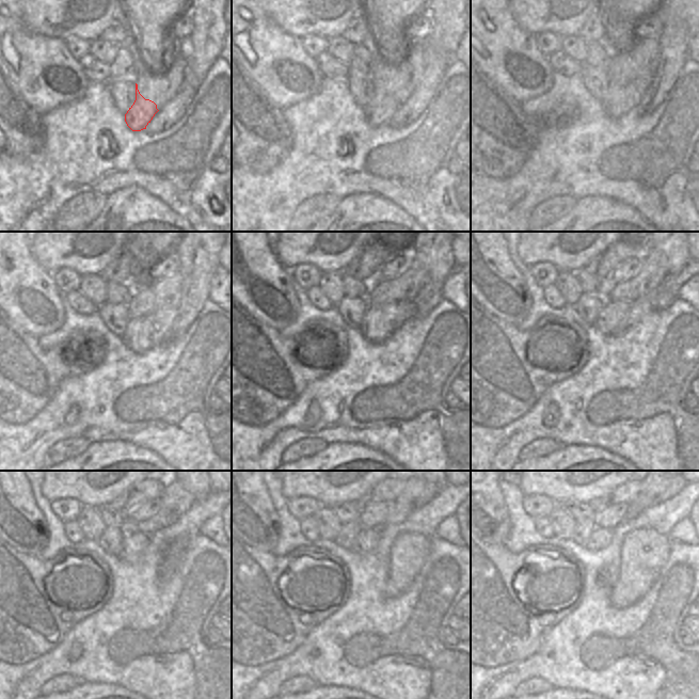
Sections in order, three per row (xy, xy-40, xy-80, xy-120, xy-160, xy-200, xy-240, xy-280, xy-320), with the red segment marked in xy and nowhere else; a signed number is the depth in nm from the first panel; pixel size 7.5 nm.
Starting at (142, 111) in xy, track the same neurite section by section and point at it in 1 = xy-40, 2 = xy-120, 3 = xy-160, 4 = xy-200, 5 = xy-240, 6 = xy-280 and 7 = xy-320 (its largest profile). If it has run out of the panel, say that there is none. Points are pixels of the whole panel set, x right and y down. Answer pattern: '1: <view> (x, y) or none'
1: xy-40 (380, 110)
2: xy-120 (137, 336)
3: xy-160 (378, 319)
4: xy-200 (616, 317)
5: xy-240 (134, 542)
6: xy-280 (367, 539)
7: xy-320 (600, 538)

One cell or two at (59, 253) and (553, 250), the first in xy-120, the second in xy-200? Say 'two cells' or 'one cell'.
one cell

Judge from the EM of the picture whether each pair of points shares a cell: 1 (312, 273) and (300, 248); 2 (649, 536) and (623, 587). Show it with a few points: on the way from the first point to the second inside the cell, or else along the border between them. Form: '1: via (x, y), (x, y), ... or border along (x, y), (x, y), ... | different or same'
1: border along (291, 269), (299, 264), (313, 264), (321, 271) | different
2: via (641, 549), (640, 566), (636, 574) | same

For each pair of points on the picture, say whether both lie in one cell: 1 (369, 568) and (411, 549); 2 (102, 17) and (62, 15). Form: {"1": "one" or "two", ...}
{"1": "two", "2": "one"}

